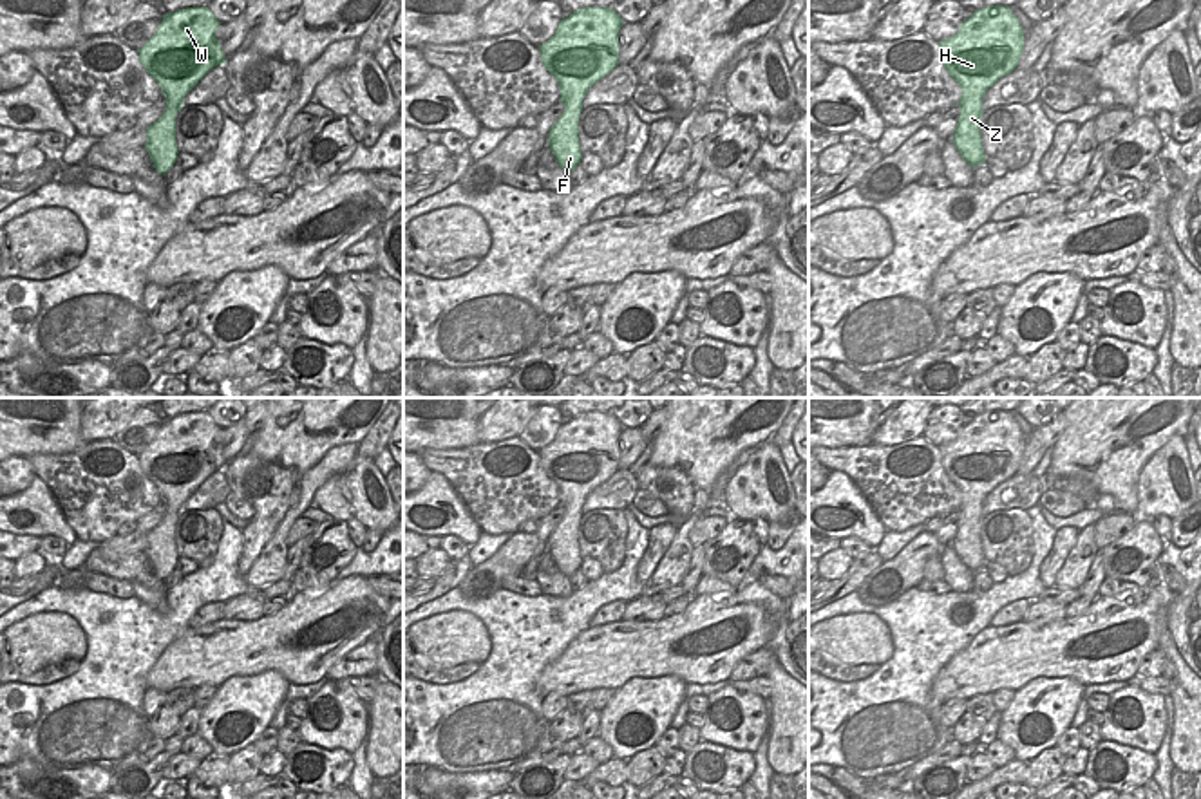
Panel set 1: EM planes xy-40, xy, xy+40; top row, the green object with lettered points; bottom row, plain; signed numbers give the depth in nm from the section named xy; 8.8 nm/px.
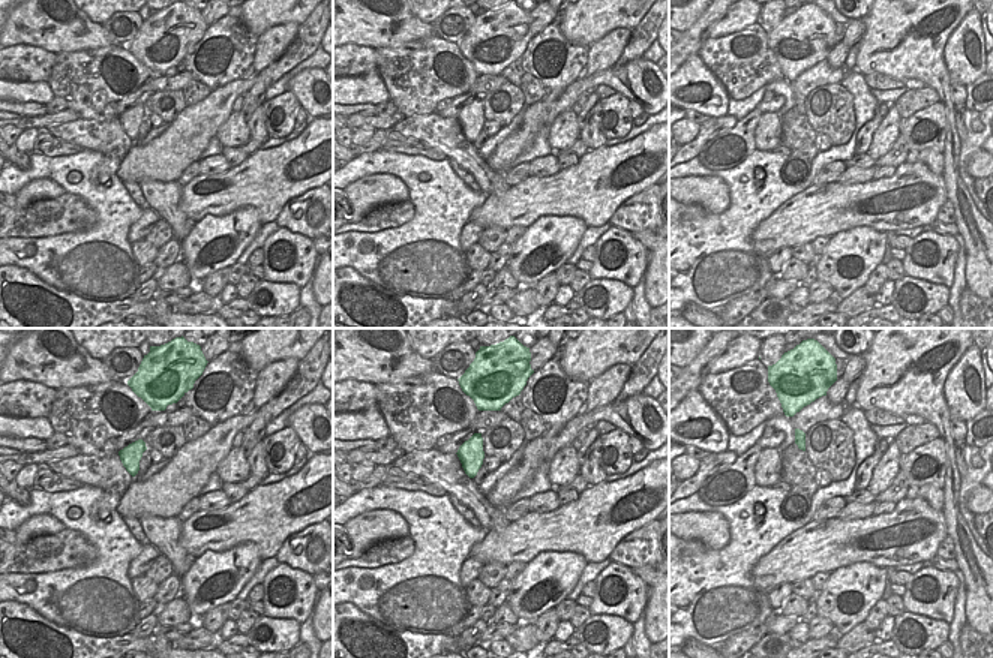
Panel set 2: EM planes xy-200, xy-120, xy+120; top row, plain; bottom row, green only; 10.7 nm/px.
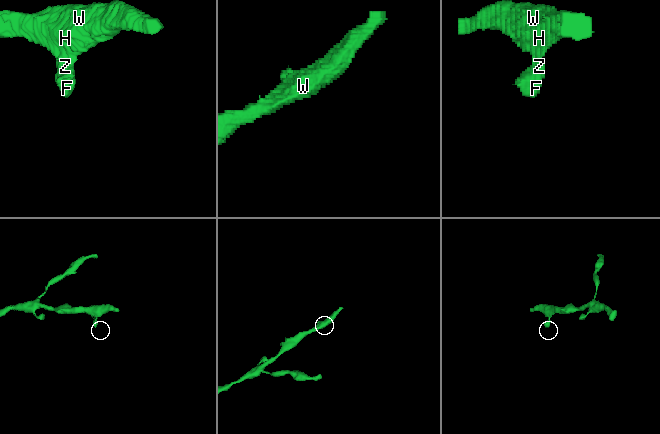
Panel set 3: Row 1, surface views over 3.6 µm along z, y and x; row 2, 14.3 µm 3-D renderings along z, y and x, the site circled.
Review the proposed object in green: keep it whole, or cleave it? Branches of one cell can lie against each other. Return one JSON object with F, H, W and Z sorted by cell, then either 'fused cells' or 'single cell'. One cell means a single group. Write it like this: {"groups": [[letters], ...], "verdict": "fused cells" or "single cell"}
{"groups": [["F", "H", "W", "Z"]], "verdict": "single cell"}

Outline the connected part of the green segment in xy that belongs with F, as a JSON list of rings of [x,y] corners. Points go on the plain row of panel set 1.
[[[582,412],[563,423],[555,439],[539,450],[544,474],[557,484],[561,492],[563,521],[548,537],[548,551],[555,566],[568,578],[581,568],[582,557],[579,551],[579,522],[582,504],[591,490],[608,481],[619,470],[619,436],[622,423],[611,412]]]

